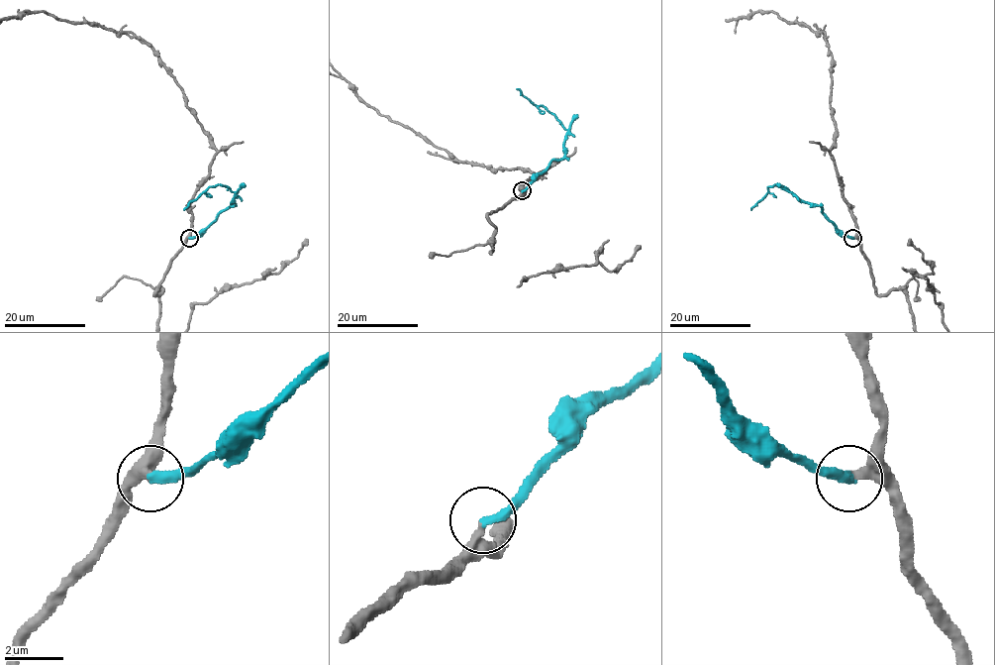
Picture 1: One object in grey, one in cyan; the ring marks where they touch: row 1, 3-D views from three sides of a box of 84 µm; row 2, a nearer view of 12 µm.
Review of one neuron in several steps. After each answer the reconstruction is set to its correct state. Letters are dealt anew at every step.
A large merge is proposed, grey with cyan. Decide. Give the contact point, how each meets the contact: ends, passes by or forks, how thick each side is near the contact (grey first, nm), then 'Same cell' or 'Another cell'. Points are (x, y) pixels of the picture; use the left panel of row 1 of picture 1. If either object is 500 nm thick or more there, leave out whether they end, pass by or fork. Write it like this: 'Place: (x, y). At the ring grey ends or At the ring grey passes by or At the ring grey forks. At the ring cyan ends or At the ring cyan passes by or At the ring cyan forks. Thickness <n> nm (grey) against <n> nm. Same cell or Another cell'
Place: (189, 238). At the ring grey passes by. At the ring cyan ends. Thickness 240 nm (grey) against 280 nm. Same cell

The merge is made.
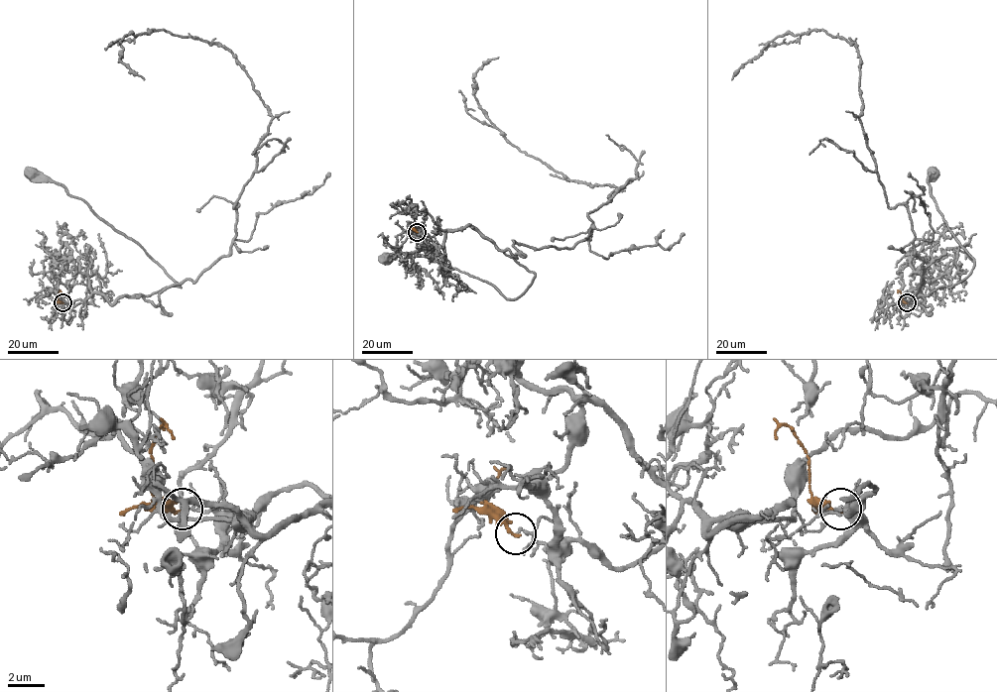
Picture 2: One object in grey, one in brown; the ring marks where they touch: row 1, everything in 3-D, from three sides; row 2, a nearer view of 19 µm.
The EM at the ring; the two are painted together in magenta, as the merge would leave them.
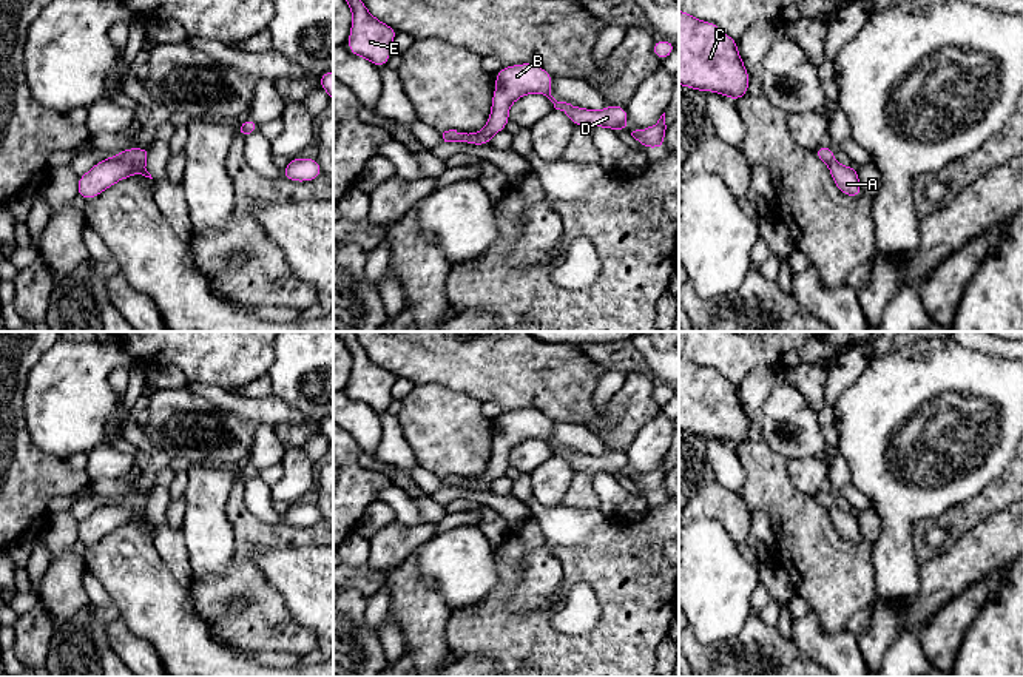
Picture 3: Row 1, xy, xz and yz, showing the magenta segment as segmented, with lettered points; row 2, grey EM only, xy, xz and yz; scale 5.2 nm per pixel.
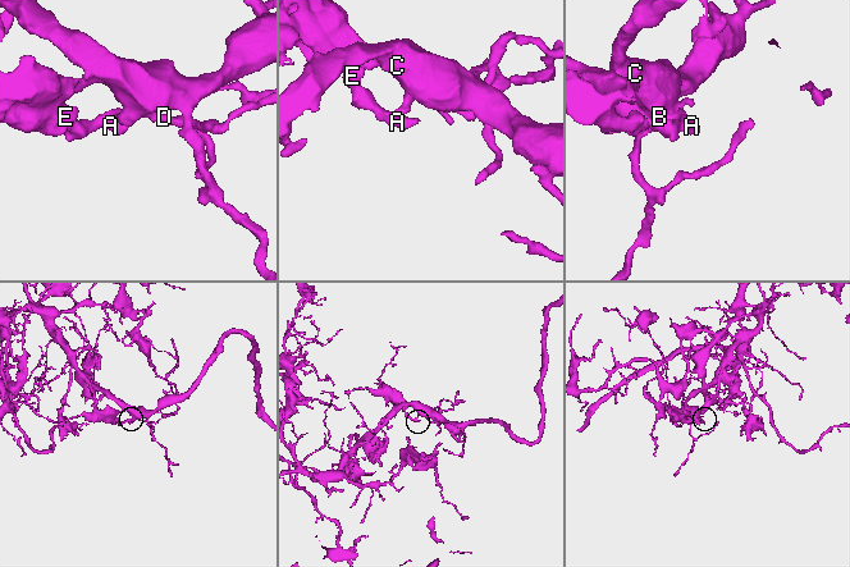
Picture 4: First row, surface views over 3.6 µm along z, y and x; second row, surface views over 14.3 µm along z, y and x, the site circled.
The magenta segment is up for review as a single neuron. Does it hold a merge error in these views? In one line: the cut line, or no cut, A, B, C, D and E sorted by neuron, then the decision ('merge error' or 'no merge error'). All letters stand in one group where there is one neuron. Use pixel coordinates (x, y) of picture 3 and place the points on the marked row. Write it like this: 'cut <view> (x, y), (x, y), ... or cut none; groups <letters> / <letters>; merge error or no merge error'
cut xy (118, 158), (144, 165); groups A C E / B D; merge error

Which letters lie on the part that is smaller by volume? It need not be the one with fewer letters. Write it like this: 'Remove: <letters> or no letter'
Remove: B, D

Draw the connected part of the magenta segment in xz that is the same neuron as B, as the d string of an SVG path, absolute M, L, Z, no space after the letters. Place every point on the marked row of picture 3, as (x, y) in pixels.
M518 63L503 66L495 74L495 91L491 103L491 114L483 130L472 133L477 137L488 139L503 130L509 122L509 106L523 96L539 93L546 96L555 109L563 111L576 126L609 128L623 131L628 128L626 108L620 105L608 105L605 109L594 111L589 108L574 106L566 102L557 102L551 96L554 77L537 63Z

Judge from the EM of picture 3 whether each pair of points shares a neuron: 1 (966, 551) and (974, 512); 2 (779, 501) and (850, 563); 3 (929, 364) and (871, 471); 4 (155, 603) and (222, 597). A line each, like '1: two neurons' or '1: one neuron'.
1: two neurons
2: one neuron
3: one neuron
4: two neurons

